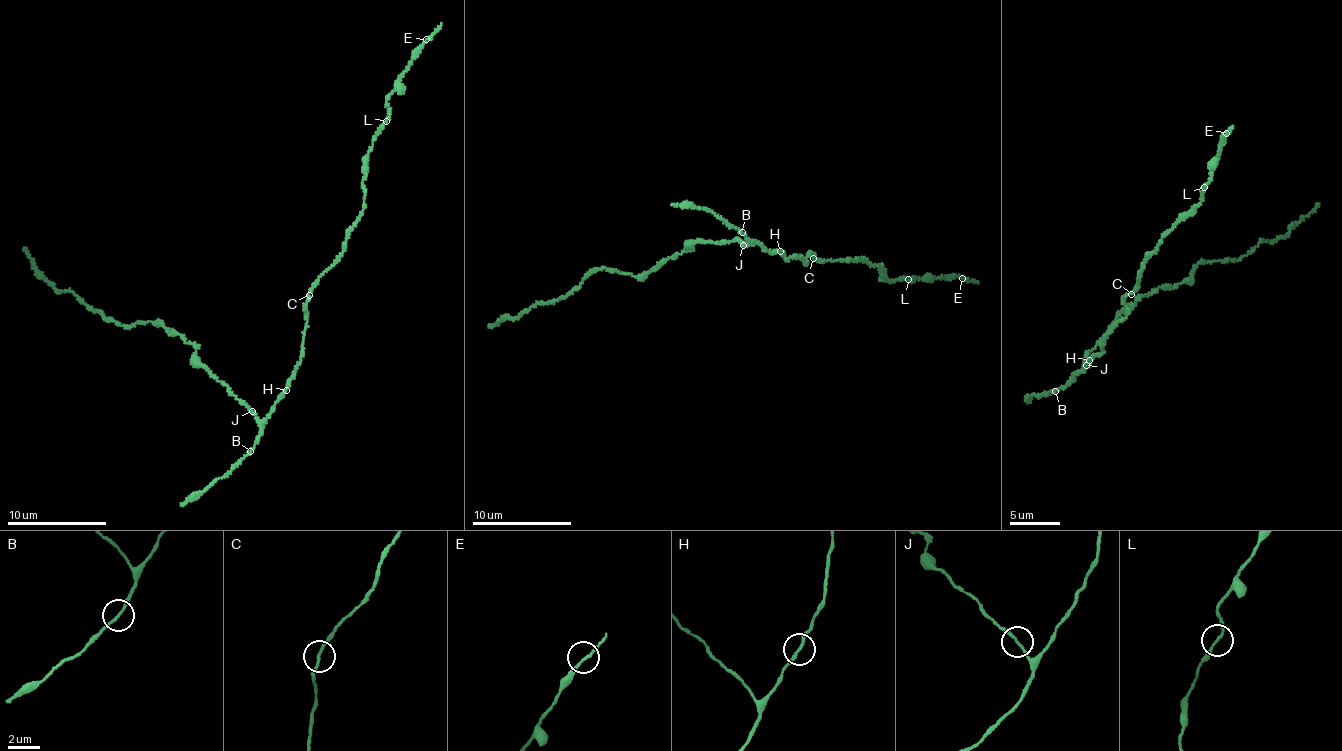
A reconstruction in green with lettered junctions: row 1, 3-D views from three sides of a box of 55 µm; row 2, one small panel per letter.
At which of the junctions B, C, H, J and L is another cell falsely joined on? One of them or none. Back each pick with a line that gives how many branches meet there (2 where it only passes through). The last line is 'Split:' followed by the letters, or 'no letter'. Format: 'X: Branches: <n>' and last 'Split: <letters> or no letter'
L: Branches: 2
Split: L

